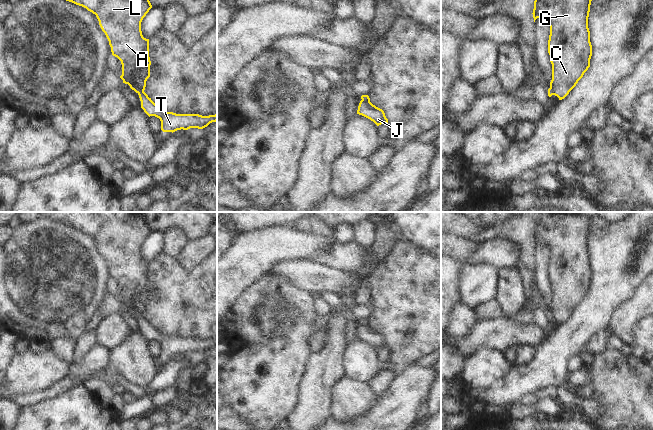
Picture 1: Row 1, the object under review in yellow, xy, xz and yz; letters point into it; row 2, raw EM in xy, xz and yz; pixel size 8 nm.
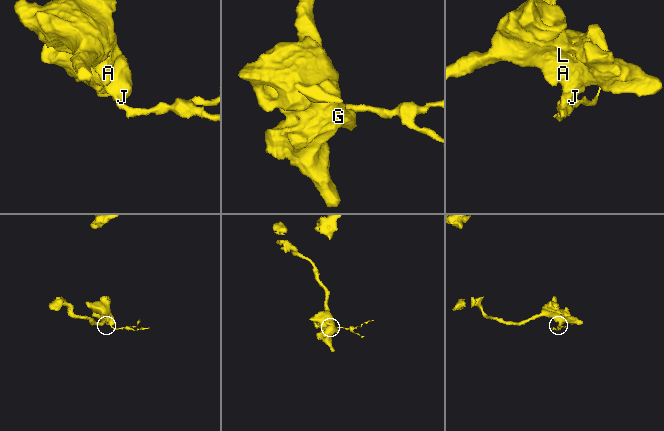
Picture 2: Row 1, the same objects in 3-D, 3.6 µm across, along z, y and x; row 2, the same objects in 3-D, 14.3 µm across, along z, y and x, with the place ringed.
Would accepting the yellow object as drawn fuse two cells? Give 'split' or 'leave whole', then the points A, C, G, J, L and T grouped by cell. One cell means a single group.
split | A C G J L / T

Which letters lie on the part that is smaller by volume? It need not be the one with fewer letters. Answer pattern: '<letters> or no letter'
T

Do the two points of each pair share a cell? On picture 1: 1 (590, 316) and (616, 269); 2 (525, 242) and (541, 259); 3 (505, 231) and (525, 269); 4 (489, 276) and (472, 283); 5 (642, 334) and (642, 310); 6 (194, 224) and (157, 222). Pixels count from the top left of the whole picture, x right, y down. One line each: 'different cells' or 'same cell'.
1: same cell
2: different cells
3: same cell
4: same cell
5: different cells
6: same cell

